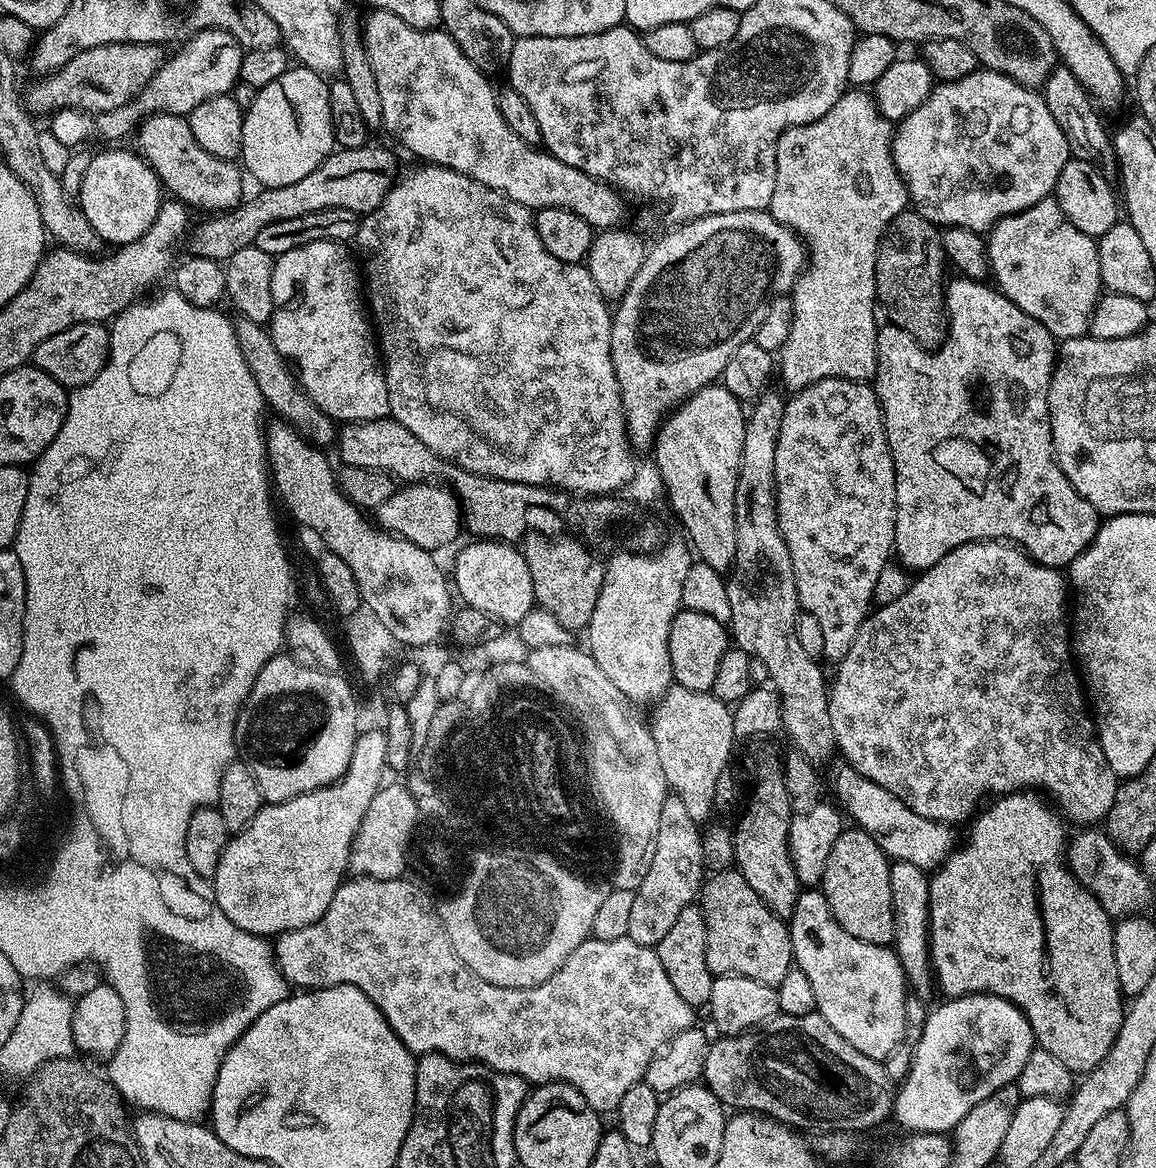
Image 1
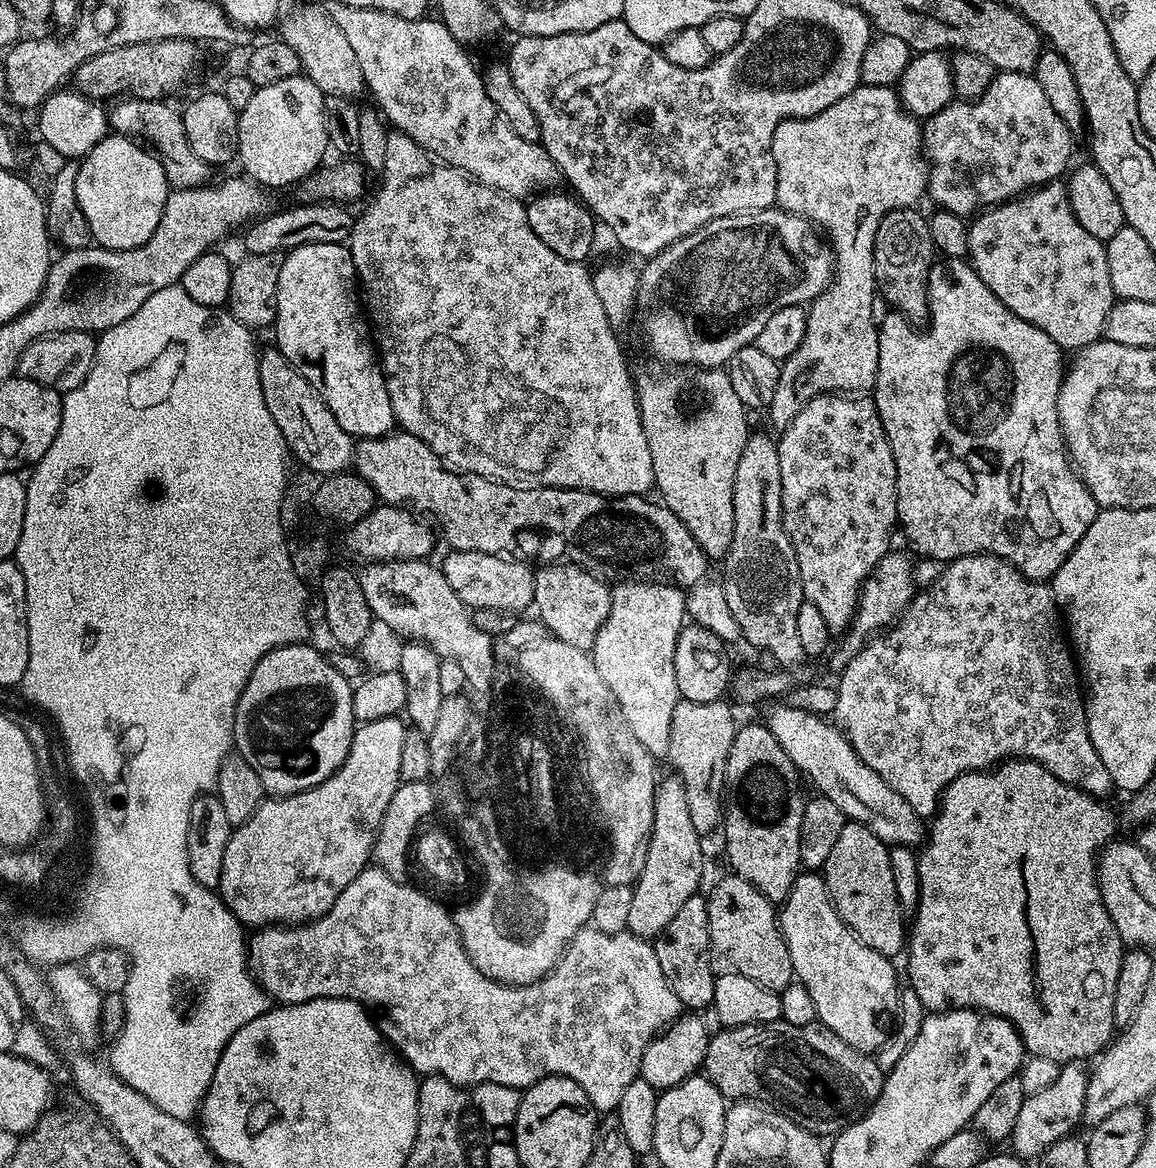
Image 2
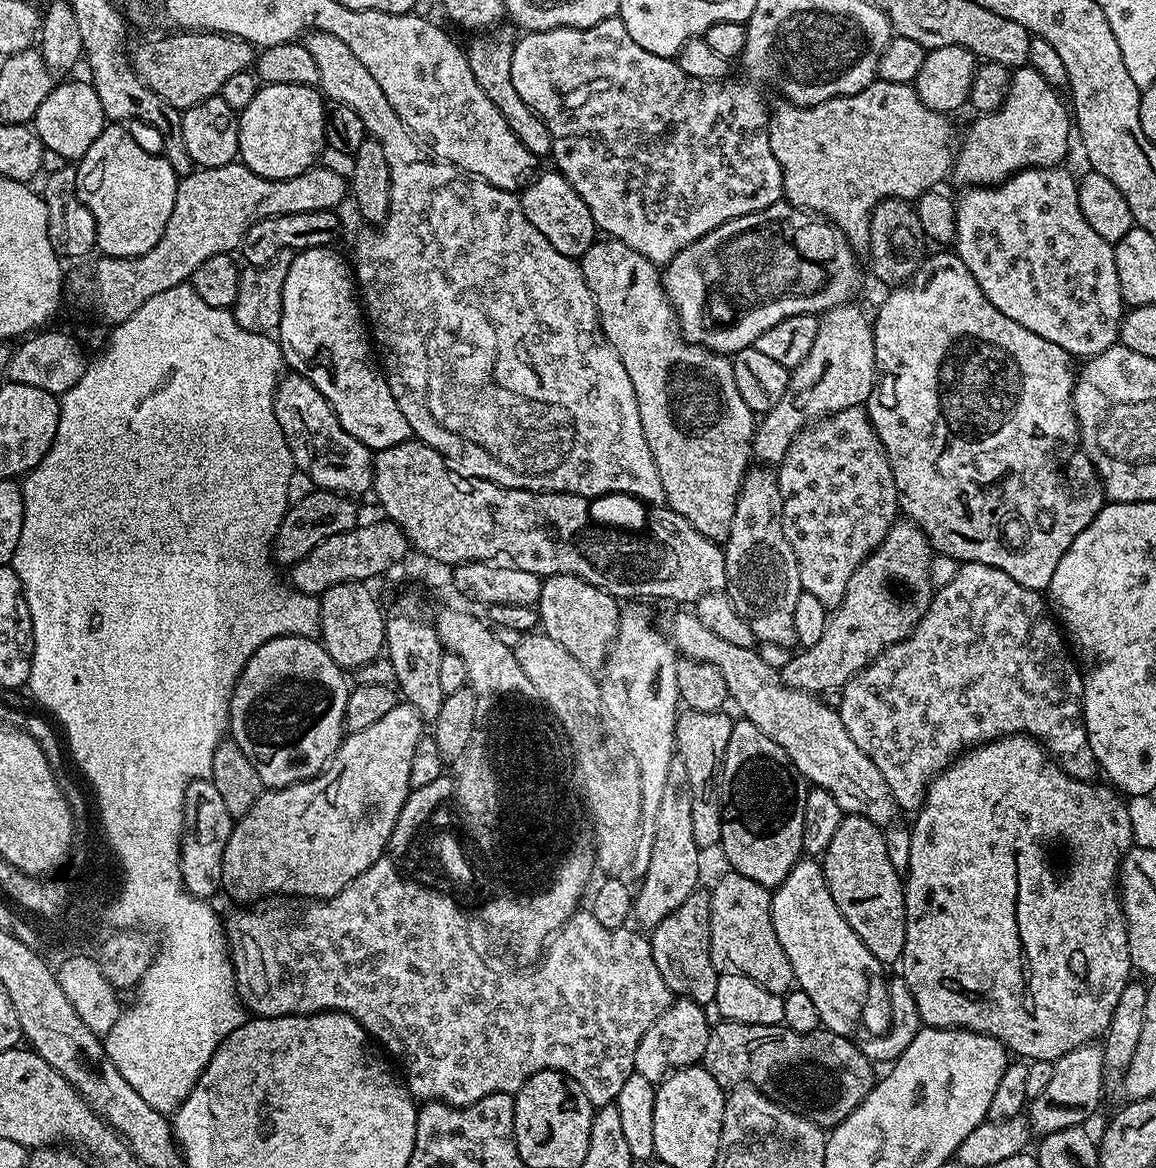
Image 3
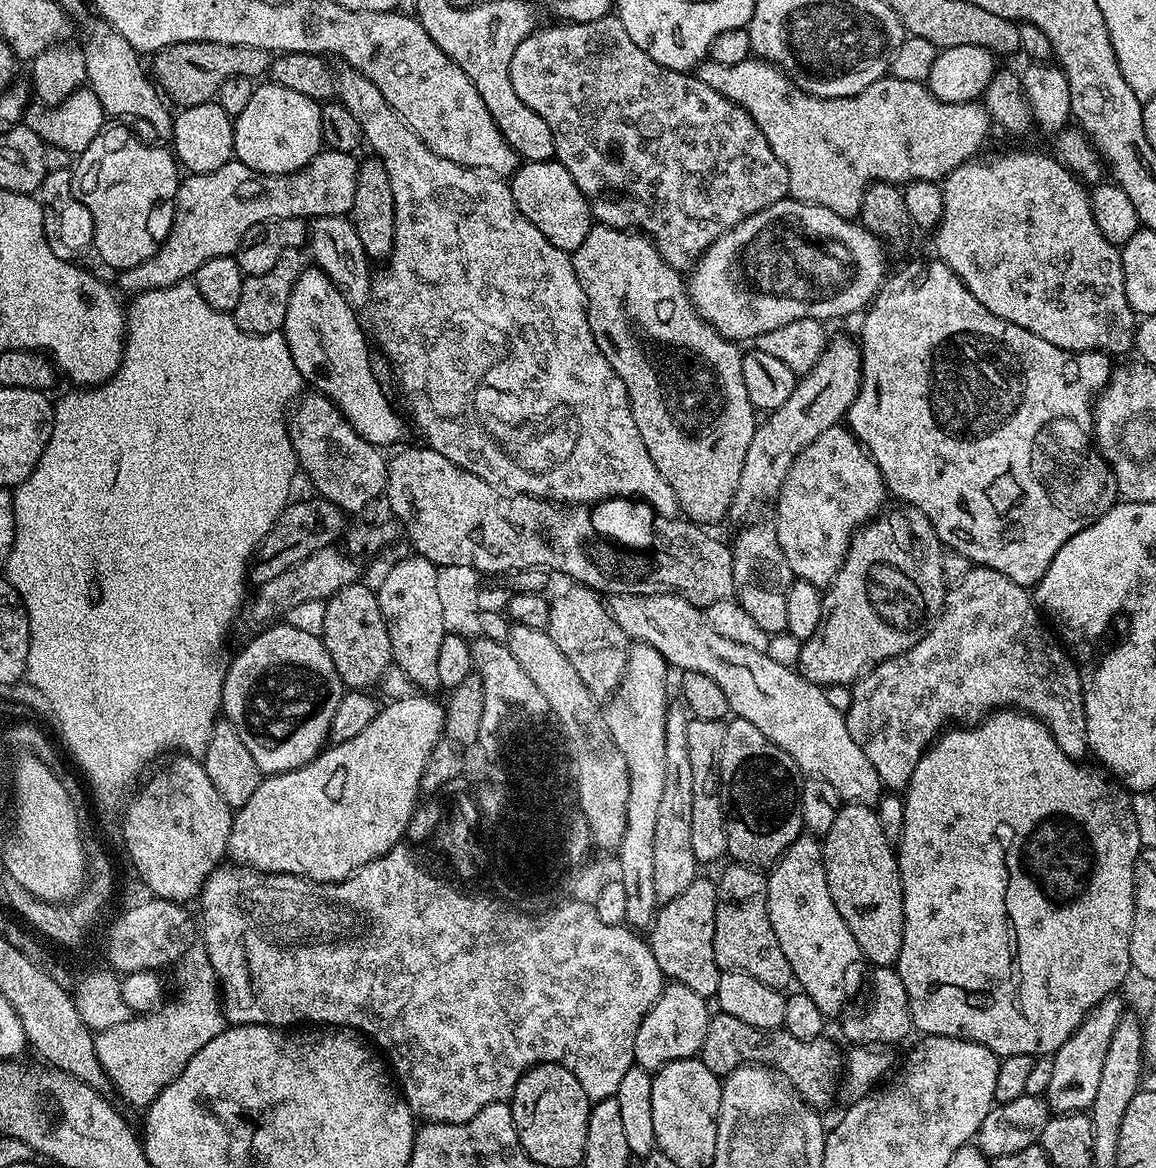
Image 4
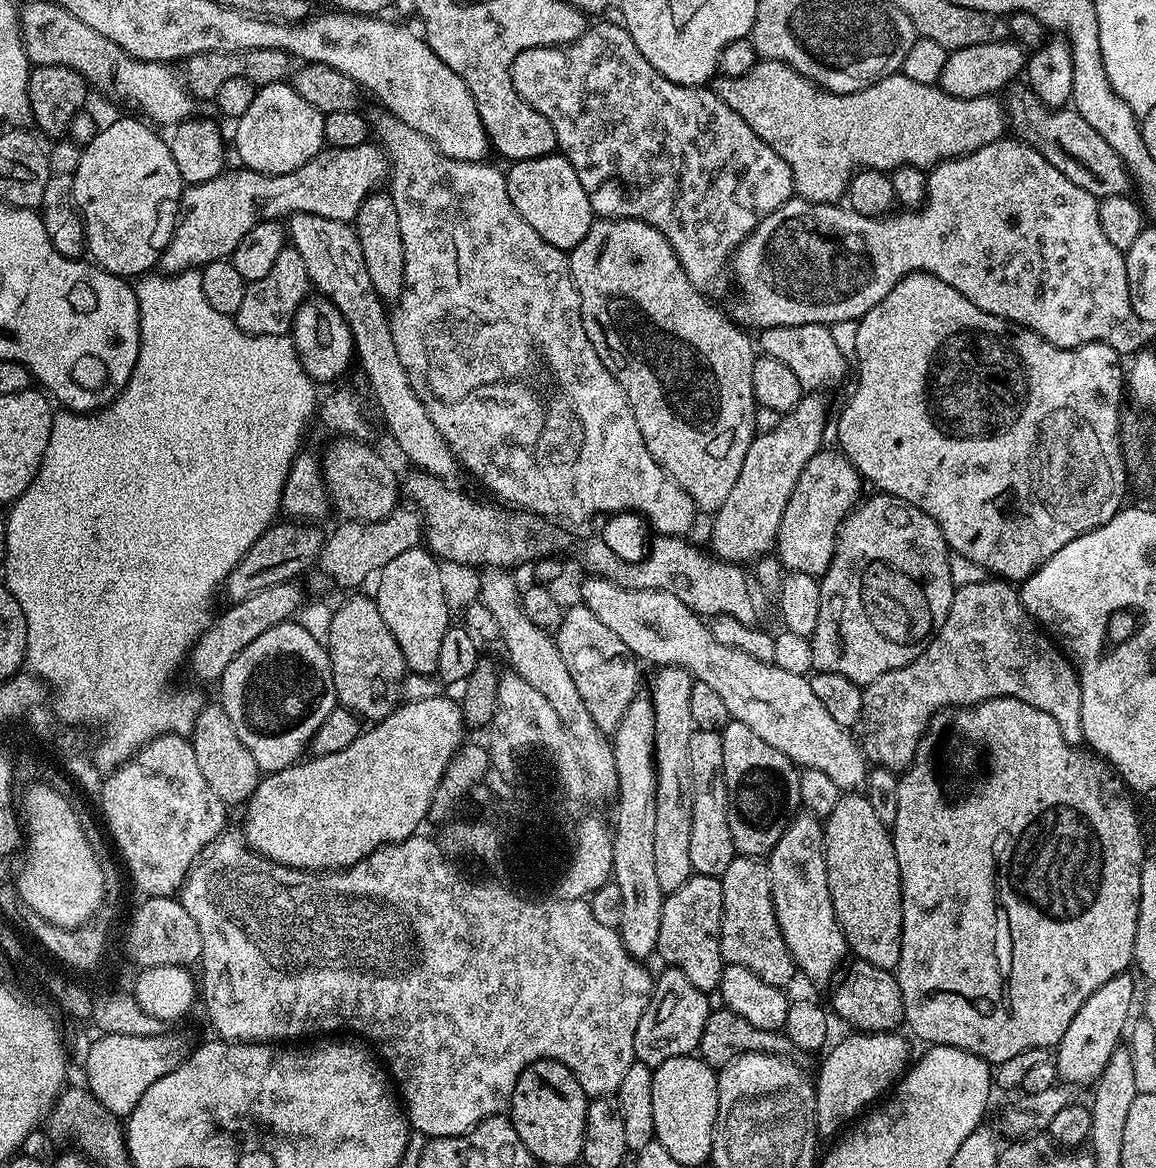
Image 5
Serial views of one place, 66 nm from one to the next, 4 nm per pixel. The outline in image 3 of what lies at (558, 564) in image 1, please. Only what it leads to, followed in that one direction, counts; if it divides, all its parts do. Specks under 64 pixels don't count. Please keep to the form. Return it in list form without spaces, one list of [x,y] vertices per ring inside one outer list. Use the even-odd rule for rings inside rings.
[[[570,574],[550,576],[541,586],[539,627],[543,635],[554,638],[558,646],[570,650],[570,654],[574,654],[582,666],[600,670],[603,669],[618,634],[622,608],[616,604],[619,604],[617,597],[598,586],[590,586],[590,582],[582,578]]]

